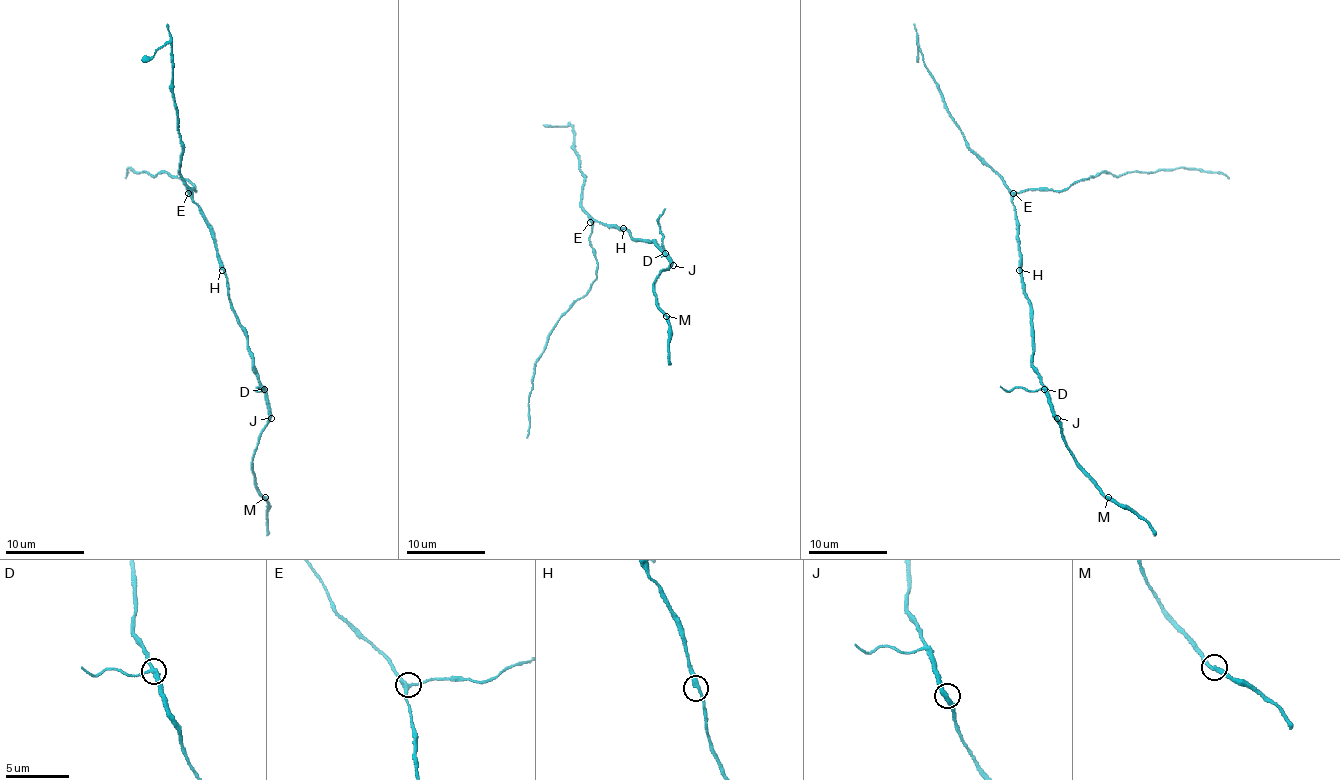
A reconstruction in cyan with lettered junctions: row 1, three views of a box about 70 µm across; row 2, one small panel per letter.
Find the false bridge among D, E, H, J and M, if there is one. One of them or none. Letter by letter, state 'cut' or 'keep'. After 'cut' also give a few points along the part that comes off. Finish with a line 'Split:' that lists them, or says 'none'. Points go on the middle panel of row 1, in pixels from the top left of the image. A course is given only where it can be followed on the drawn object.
D: cut; course (665, 253), (659, 216), (665, 208)
E: keep
H: keep
J: keep
M: keep
Split: D

